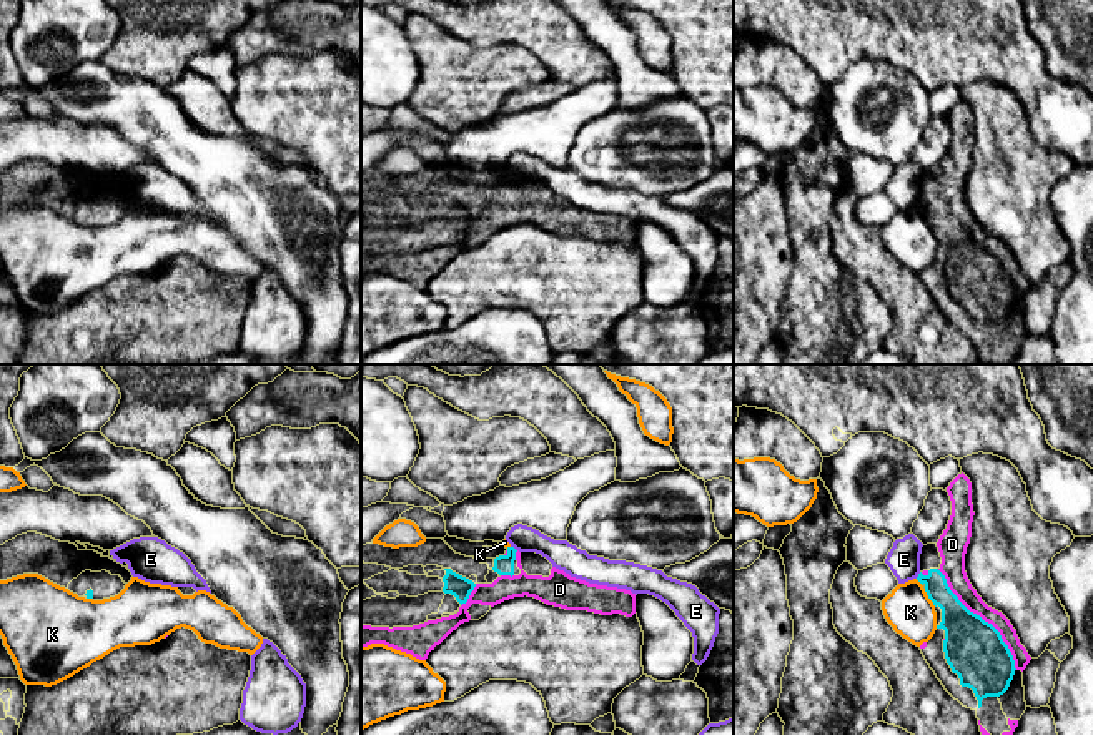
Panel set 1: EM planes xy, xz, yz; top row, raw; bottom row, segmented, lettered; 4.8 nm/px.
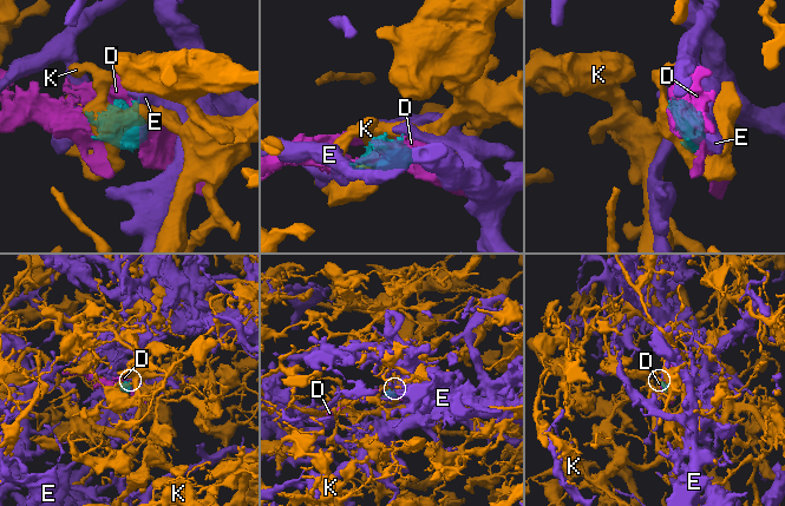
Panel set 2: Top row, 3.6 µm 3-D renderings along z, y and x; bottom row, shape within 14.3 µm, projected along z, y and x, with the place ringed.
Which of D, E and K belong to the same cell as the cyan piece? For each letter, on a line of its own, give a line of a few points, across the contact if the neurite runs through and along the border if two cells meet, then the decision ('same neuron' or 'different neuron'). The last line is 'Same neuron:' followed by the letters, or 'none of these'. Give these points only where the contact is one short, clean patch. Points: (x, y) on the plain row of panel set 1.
D: same neuron
E: line xz (511, 173), (516, 178); different neuron
K: different neuron
Same neuron: D

